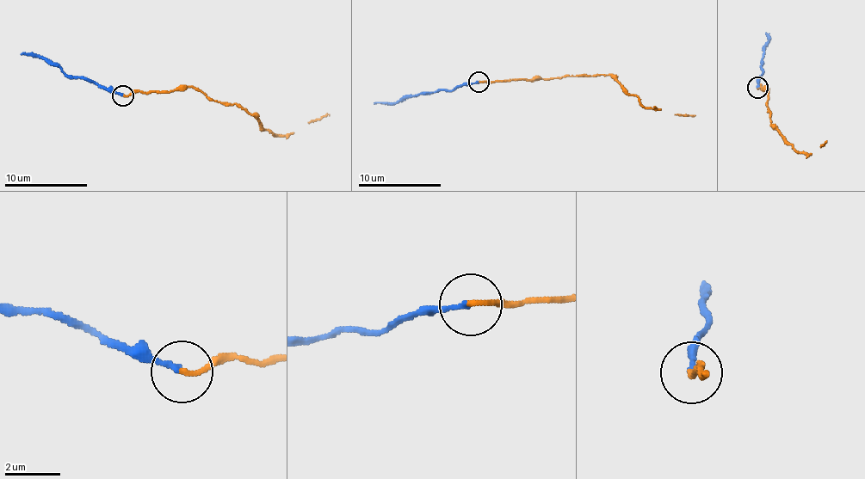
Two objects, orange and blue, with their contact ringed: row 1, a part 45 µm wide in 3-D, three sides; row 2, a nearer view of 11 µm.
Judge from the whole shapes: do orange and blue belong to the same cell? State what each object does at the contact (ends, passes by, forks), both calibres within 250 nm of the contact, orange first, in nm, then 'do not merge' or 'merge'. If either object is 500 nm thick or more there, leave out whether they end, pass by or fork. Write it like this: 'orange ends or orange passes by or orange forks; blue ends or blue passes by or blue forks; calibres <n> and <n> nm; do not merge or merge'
orange ends; blue ends; calibres 190 and 180 nm; merge

